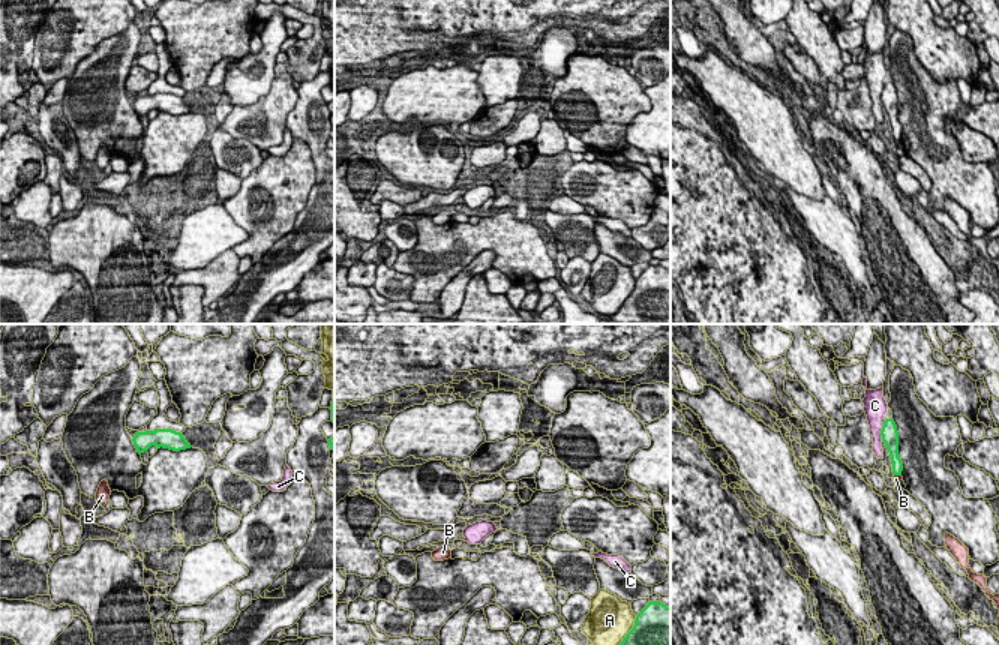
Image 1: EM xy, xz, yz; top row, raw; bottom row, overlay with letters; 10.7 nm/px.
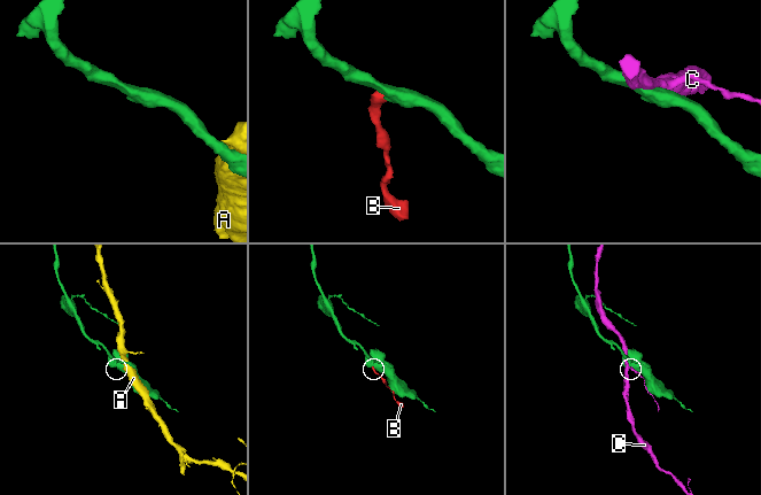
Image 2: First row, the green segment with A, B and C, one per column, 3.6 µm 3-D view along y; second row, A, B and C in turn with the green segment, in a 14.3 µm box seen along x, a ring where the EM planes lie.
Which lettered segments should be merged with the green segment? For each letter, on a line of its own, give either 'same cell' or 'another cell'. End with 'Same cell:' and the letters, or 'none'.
A: another cell
B: another cell
C: another cell
Same cell: none

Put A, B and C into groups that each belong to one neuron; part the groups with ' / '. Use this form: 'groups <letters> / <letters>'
groups A / B / C

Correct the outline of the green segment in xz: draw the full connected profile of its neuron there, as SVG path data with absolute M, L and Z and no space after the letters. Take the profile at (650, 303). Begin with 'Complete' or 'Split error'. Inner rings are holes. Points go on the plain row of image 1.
Complete. M650 266L622 306L610 316L598 316L612 324L670 324L670 272Z

